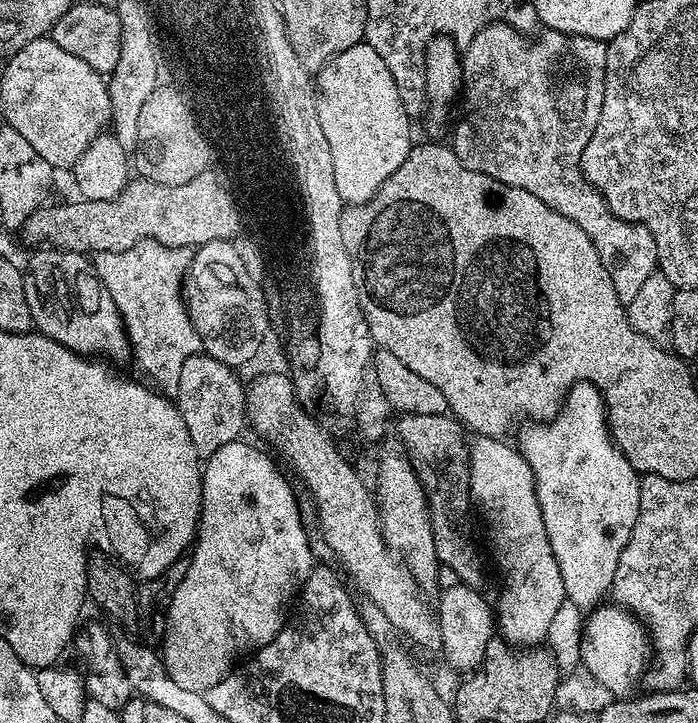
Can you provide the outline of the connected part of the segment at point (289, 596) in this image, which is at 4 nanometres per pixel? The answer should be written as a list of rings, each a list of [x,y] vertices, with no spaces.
[[[239,439],[230,441],[228,445],[222,446],[212,456],[207,457],[206,463],[203,465],[202,483],[200,485],[198,535],[190,552],[186,578],[182,578],[182,582],[177,586],[175,592],[172,593],[172,605],[168,607],[168,627],[162,641],[162,657],[168,674],[174,678],[174,682],[182,686],[182,690],[207,693],[210,686],[214,686],[221,678],[233,671],[234,665],[232,663],[236,659],[239,661],[245,654],[266,647],[284,629],[286,617],[290,612],[290,605],[297,599],[300,589],[304,587],[304,583],[307,582],[308,575],[312,573],[314,567],[310,535],[308,536],[304,519],[300,516],[300,500],[298,496],[292,493],[292,488],[288,485],[287,478],[276,469],[275,462],[266,453],[259,452],[258,449],[242,443]]]

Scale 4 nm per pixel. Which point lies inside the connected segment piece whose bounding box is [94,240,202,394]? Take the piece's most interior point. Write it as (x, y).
(146, 281)

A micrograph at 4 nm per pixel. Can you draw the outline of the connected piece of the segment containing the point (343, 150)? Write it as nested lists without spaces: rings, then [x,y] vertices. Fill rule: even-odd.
[[[361,42],[350,46],[350,50],[342,50],[342,54],[338,54],[332,59],[325,68],[318,74],[318,118],[322,118],[322,130],[326,134],[326,142],[330,142],[330,154],[334,158],[334,182],[338,185],[338,194],[344,199],[345,205],[365,204],[370,198],[374,198],[376,191],[382,186],[382,182],[386,182],[386,178],[390,178],[390,174],[394,174],[394,170],[398,170],[398,166],[402,166],[402,162],[406,158],[406,154],[414,146],[412,140],[412,128],[408,111],[402,106],[402,98],[398,98],[398,86],[394,86],[394,78],[390,74],[390,70],[386,70],[386,62],[382,62],[382,58],[378,58],[378,54],[367,42]]]

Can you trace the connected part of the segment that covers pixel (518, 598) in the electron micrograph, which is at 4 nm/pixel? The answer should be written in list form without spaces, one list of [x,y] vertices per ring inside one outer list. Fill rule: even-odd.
[[[492,436],[471,441],[471,496],[475,509],[484,514],[488,540],[502,569],[504,590],[494,606],[499,635],[513,647],[537,647],[545,641],[551,621],[567,596],[546,535],[533,471],[519,449],[506,443]]]

